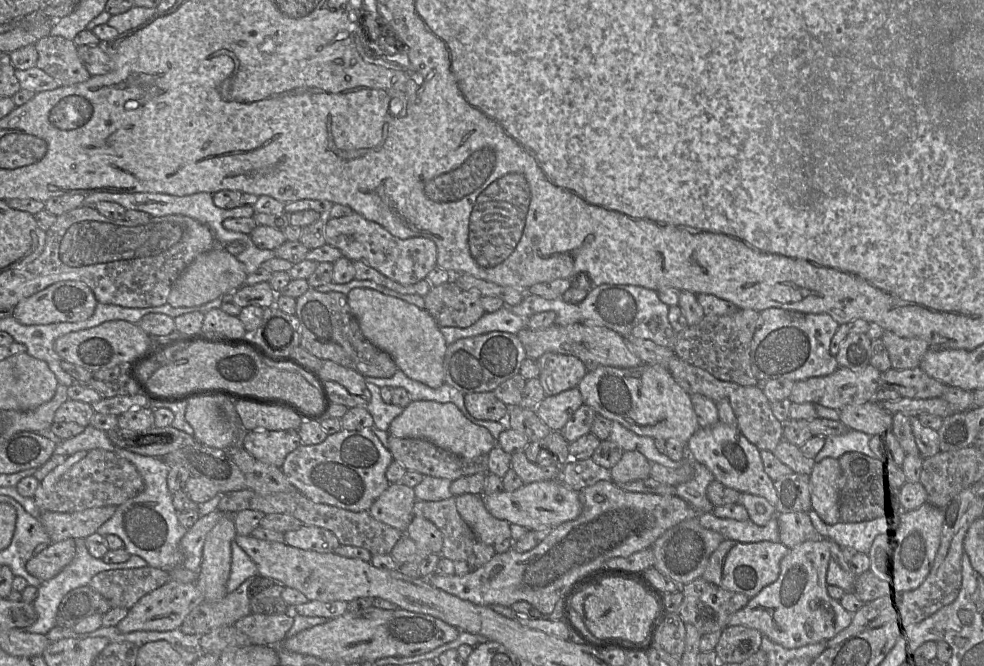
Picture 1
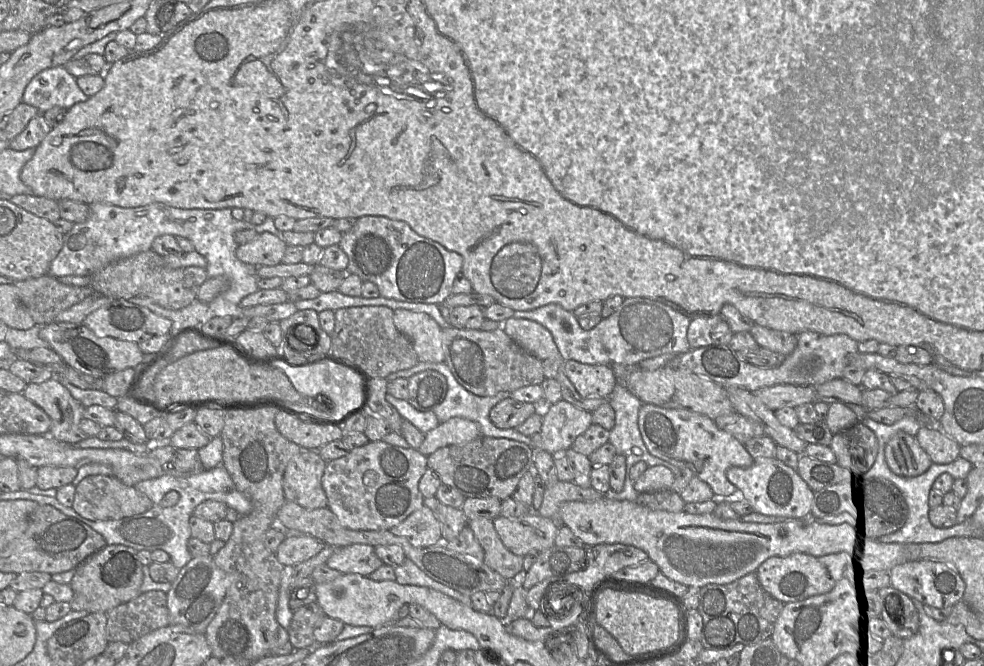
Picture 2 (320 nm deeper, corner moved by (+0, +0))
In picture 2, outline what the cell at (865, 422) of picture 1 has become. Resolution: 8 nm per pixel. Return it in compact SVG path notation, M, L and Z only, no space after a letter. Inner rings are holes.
M923 425L916 439L932 463L949 464L960 457L960 446L936 425Z

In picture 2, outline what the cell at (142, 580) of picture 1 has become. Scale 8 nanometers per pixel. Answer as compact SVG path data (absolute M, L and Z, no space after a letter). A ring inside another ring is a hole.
M160 590L142 591L136 598L106 612L106 616L106 638L108 642L119 641L127 645L156 629L170 624L166 593Z

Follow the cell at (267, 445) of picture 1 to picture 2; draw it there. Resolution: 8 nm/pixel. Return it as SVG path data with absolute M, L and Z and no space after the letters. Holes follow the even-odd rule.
M302 449L295 455L283 474L285 499L309 510L326 508L328 501L322 487L326 463L318 450Z

